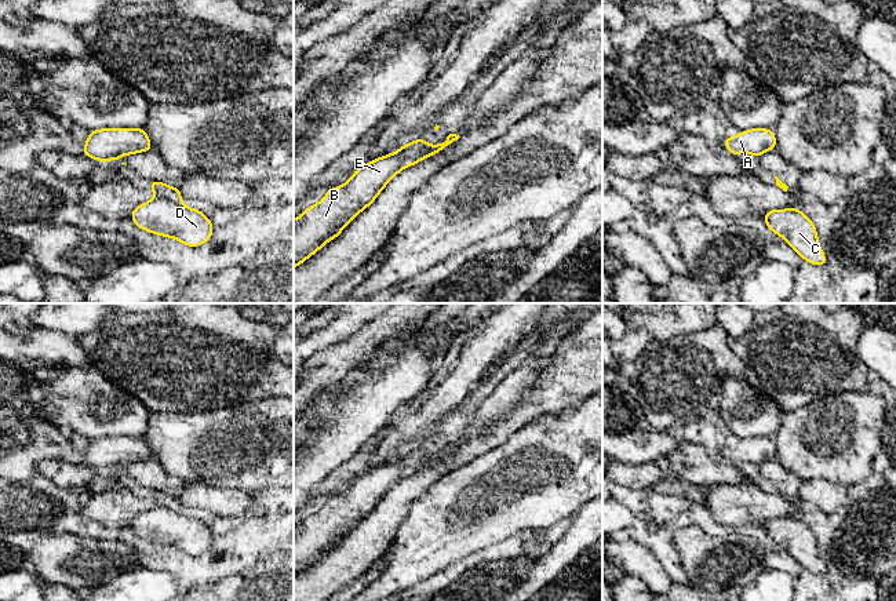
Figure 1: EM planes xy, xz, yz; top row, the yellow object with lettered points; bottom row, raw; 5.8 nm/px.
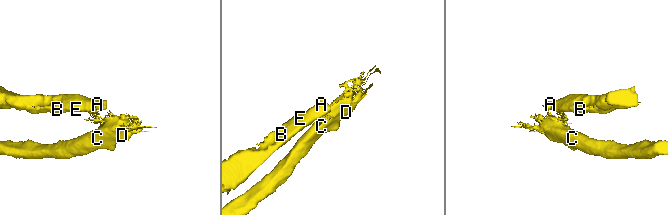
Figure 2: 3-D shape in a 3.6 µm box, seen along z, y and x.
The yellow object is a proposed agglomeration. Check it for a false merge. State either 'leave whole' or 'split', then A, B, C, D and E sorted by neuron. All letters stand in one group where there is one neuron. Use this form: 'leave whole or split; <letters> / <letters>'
split; A B E / C D

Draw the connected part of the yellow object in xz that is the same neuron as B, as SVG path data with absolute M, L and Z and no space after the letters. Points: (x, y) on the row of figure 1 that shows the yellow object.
M449 134L444 143L430 146L420 136L394 153L367 163L346 183L329 189L317 204L294 219L294 269L338 237L400 171L444 150L459 138Z

